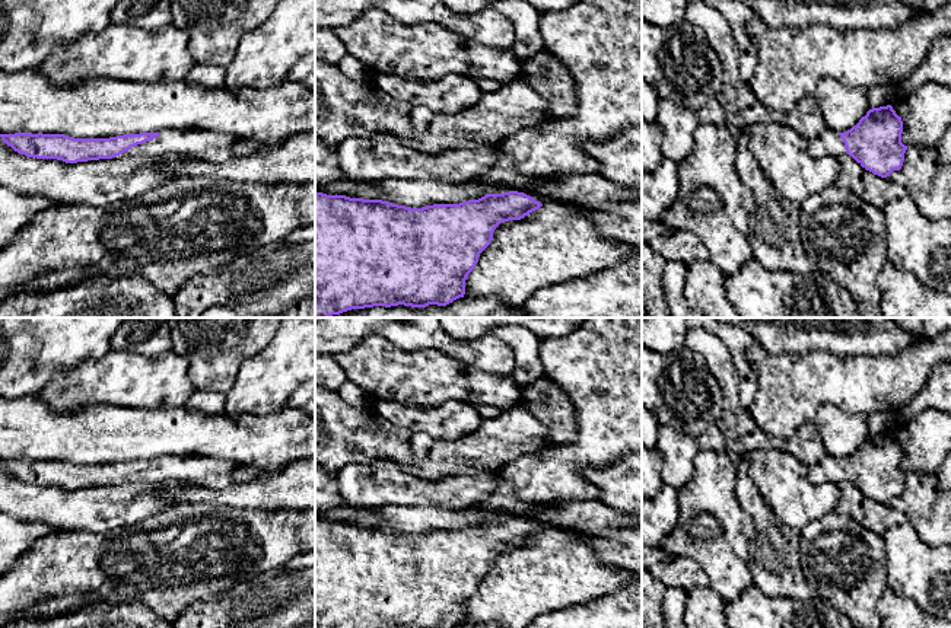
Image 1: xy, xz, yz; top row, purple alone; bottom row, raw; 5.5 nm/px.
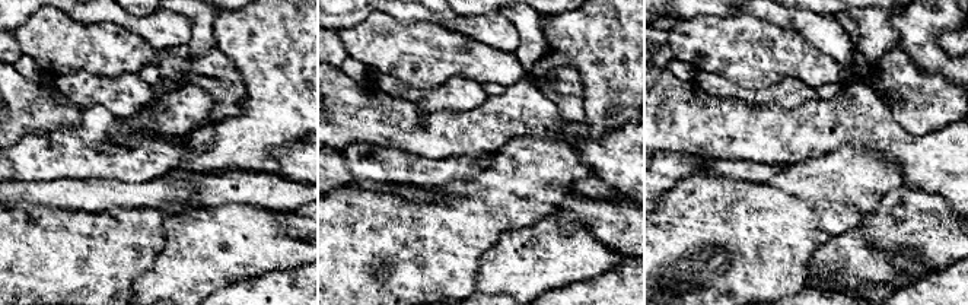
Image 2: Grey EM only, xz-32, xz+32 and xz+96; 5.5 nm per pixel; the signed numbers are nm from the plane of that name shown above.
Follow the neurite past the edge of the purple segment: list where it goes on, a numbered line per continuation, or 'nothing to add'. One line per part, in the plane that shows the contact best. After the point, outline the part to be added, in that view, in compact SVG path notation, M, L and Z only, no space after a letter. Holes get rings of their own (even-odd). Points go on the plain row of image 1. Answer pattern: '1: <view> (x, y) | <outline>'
1: xy (212, 472) | M163 456L156 465L137 471L115 484L174 482L211 490L226 490L235 484L239 463L220 458Z

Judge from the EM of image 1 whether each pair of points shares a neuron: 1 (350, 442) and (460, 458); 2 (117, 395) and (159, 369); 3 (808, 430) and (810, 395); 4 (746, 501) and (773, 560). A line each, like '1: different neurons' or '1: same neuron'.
1: same neuron
2: same neuron
3: different neurons
4: same neuron

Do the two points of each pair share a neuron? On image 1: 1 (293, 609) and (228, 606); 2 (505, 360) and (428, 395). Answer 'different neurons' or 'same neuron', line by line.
1: same neuron
2: different neurons

